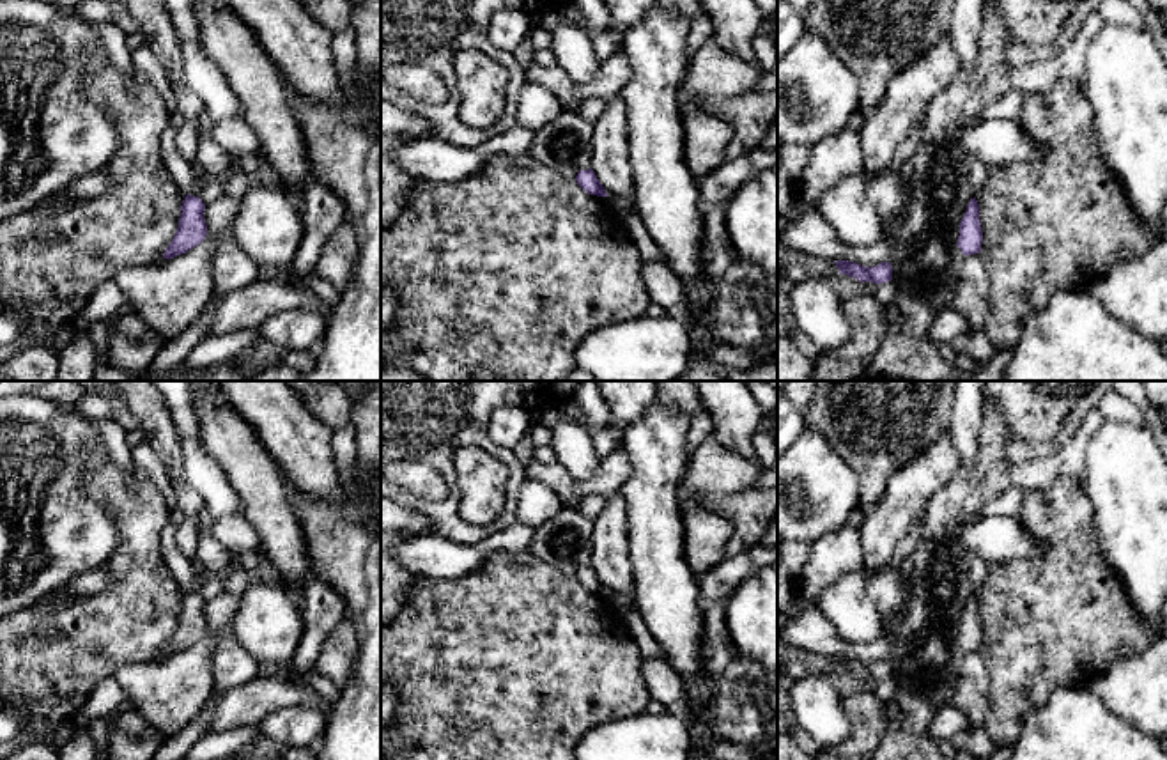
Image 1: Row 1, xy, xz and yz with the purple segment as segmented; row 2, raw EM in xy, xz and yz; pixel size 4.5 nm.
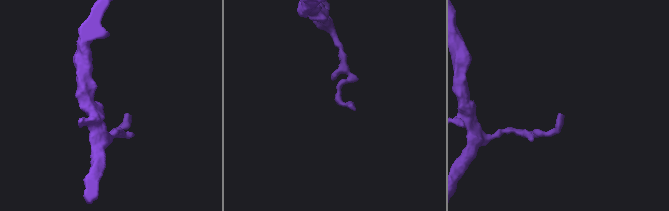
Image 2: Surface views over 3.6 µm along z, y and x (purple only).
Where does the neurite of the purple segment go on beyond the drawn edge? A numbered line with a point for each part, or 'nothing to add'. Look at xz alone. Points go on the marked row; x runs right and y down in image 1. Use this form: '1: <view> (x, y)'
nothing to add

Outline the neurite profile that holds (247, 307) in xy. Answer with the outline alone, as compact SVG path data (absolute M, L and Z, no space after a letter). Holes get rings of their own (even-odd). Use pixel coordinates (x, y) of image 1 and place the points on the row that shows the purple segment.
M257 278L241 289L211 298L198 317L209 322L209 335L218 335L257 328L267 317L292 308L326 312L324 301L312 291L298 289L285 278Z

